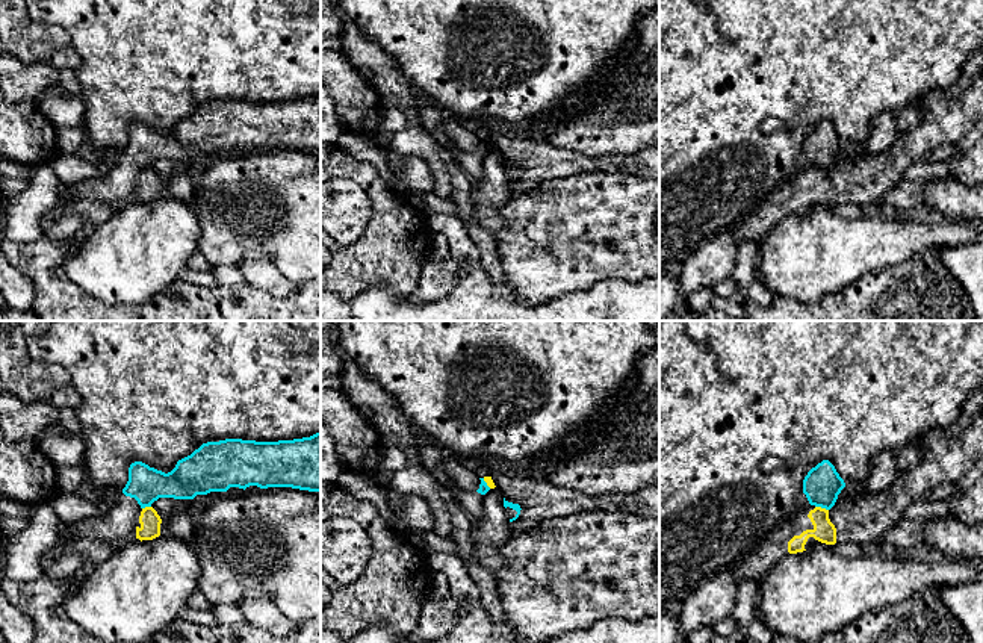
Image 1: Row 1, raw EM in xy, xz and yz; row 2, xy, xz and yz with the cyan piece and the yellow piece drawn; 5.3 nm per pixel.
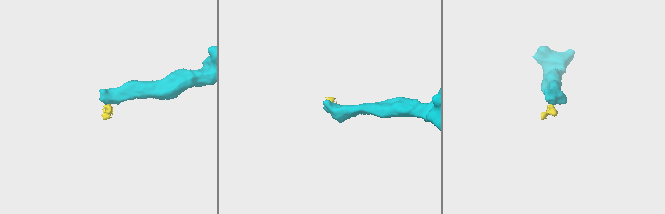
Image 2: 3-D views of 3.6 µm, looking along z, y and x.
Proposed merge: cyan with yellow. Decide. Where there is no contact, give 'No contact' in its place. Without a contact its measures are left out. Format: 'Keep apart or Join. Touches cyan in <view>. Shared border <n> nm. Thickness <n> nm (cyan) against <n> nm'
Keep apart. Touches cyan in yz. Shared border 80 nm. Thickness 200 nm (cyan) against 120 nm

